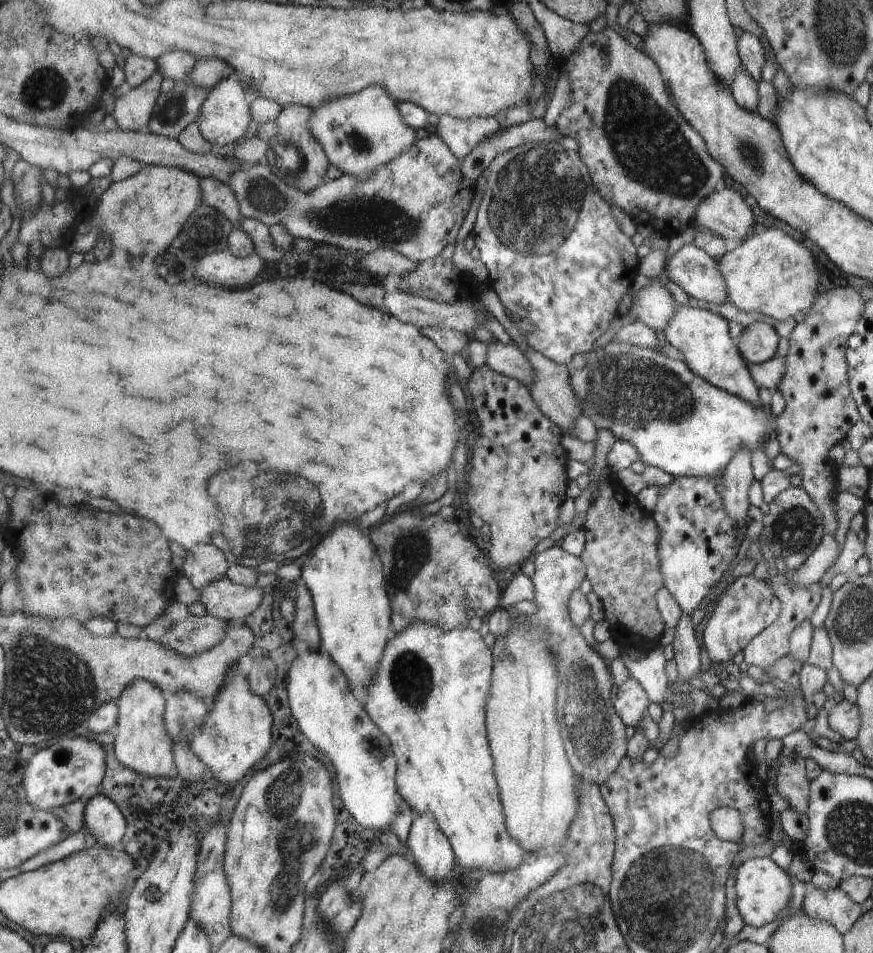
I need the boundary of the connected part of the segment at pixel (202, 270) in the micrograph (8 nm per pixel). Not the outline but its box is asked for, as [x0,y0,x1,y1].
[196,248,265,288]

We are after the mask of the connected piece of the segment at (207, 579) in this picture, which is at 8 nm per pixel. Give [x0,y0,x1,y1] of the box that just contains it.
[183,543,231,591]

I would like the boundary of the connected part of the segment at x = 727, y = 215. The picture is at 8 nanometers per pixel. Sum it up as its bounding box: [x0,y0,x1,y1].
[695,186,756,241]

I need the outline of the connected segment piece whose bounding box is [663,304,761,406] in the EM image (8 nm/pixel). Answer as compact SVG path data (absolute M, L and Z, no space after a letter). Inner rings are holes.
M676 304L675 314L664 330L667 344L674 348L685 364L703 380L720 389L733 393L753 405L761 405L758 388L750 376L740 350L729 336L729 322L721 316L710 314L709 311L689 305Z

